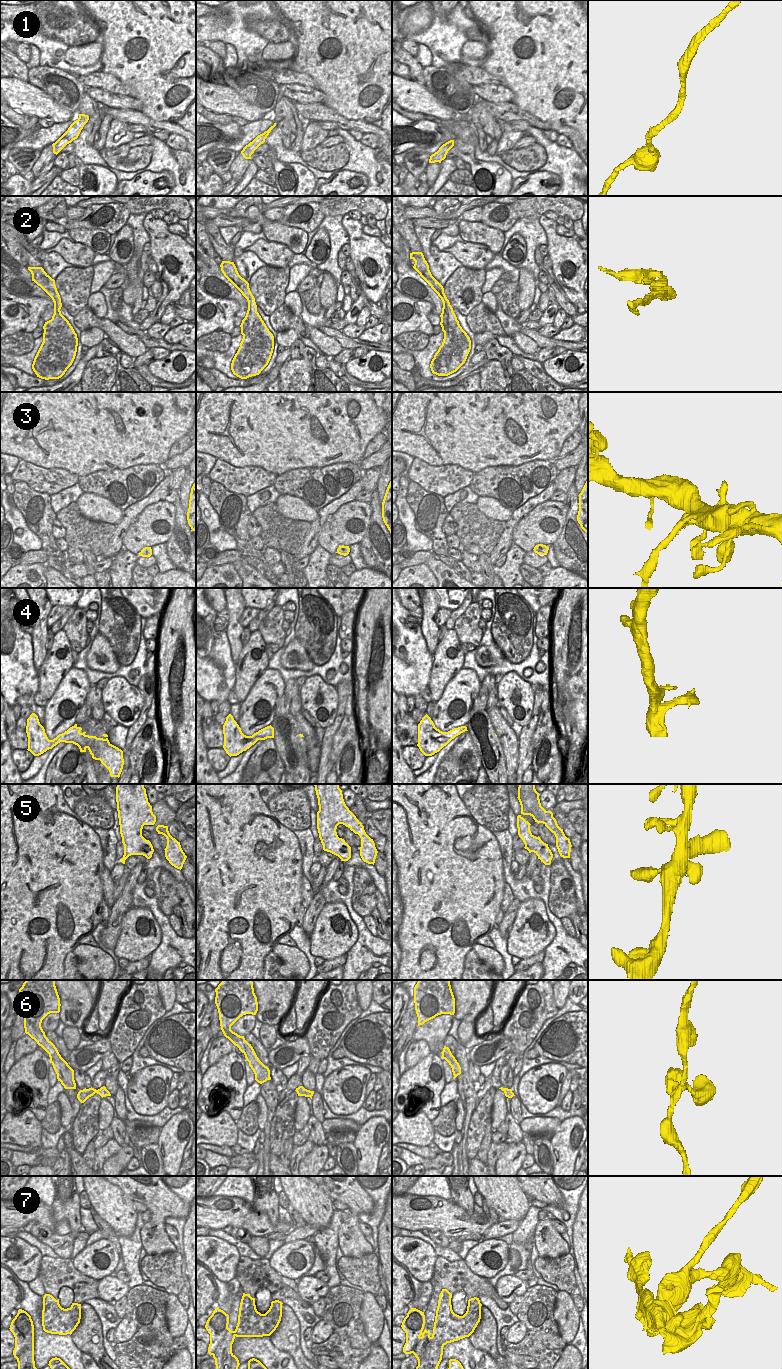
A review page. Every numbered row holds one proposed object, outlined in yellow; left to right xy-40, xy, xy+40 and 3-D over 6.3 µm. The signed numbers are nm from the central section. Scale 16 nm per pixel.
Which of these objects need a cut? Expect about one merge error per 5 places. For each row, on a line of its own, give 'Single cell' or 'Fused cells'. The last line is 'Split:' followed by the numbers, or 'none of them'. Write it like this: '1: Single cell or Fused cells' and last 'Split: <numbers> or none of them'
1: Single cell
2: Single cell
3: Fused cells
4: Single cell
5: Single cell
6: Single cell
7: Fused cells
Split: 3, 7

